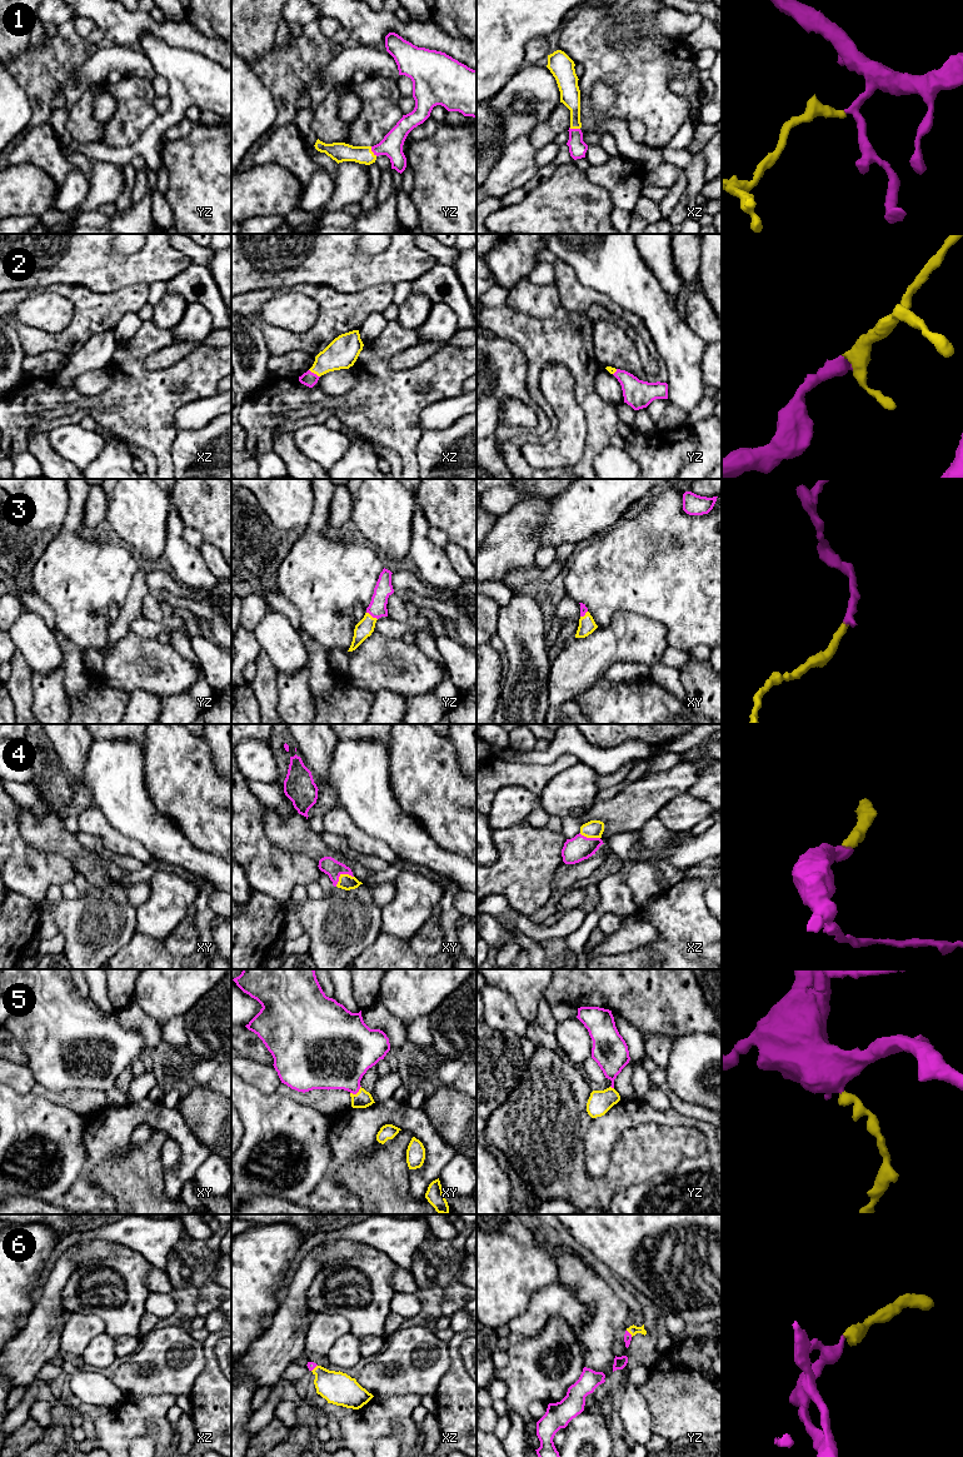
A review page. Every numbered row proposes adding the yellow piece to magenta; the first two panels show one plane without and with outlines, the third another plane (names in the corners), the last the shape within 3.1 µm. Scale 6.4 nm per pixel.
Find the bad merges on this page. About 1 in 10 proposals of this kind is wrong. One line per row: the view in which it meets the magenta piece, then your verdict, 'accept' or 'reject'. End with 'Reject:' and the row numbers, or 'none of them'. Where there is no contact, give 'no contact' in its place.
1: yz | accept
2: xz | accept
3: yz | accept
4: xy | accept
5: xy | accept
6: yz | accept
Reject: none of them

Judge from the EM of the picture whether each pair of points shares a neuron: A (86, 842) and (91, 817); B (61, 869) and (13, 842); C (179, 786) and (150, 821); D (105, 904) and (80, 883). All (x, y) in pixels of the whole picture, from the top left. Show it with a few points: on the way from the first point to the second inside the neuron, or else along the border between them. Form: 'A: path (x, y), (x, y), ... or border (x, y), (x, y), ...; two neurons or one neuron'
A: border (79, 829), (94, 834), (105, 848); two neurons
B: path (49, 868), (39, 868), (25, 854); one neuron
C: border (144, 786), (153, 806), (165, 814), (180, 831); two neurons
D: border (88, 886), (84, 891); two neurons

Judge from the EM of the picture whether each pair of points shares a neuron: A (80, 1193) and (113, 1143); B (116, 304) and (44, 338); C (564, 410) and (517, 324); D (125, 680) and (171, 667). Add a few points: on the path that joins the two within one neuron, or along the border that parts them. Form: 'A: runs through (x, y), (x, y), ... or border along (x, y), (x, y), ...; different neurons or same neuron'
A: runs through (84, 1181), (86, 1169), (100, 1153); same neuron
B: runs through (99, 312), (71, 338), (61, 338); same neuron
C: border along (565, 365), (542, 370), (545, 399); different neurons
D: runs through (136, 669), (139, 667), (160, 667); same neuron

